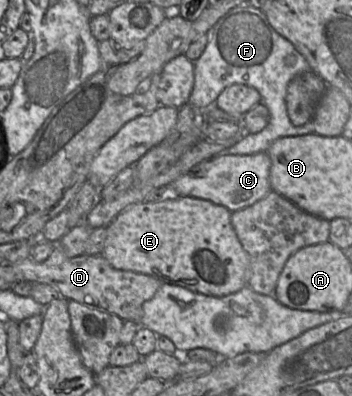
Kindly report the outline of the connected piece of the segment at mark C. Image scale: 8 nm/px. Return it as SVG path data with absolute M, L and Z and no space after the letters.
M267 152L252 155L219 154L191 168L169 186L171 194L209 200L234 212L249 207L271 192L271 160Z

